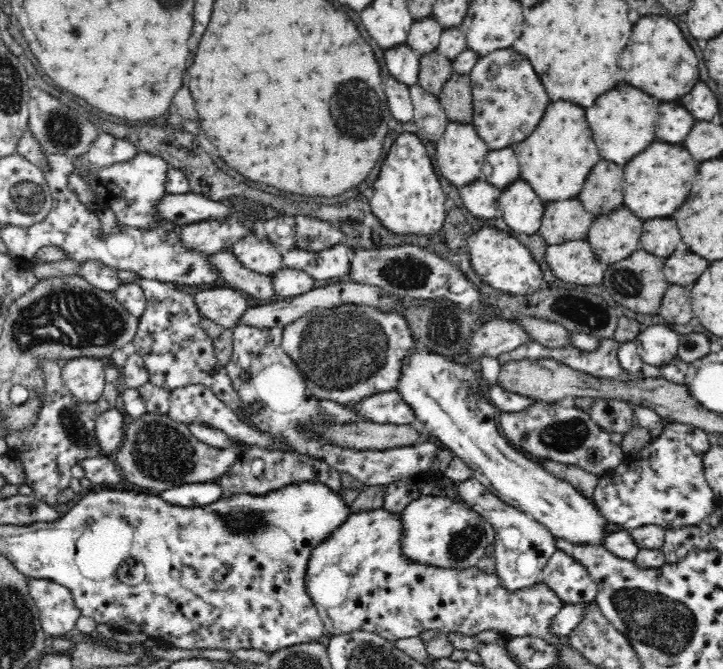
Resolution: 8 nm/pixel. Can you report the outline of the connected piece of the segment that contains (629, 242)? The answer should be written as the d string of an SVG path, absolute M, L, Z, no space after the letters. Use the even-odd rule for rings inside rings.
M620 206L612 210L612 214L596 215L588 230L586 240L605 266L614 264L622 258L628 258L640 249L642 220L628 210L628 206Z

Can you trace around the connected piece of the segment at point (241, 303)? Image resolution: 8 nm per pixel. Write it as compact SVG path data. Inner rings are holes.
M225 285L202 289L193 297L201 316L215 321L223 328L233 328L236 320L248 308L240 291Z

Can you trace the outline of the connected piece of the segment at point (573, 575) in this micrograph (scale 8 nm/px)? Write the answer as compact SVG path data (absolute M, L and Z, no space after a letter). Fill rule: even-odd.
M558 549L541 572L542 582L565 603L591 603L598 594L589 570L570 554Z

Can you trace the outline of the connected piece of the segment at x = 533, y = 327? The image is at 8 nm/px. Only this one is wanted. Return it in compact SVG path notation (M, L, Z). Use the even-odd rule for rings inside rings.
M522 316L517 318L521 325L532 335L533 340L546 348L570 346L571 332L564 326L544 319Z

